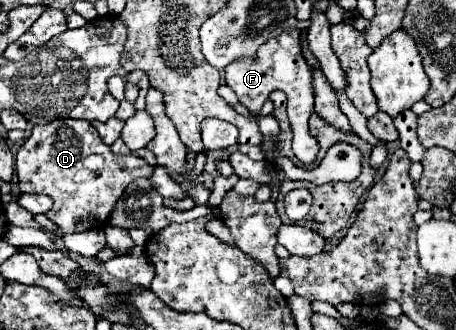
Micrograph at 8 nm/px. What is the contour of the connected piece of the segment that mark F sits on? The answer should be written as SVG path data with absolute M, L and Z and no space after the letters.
M284 29L284 33L280 33L280 37L274 37L272 41L266 41L264 45L260 45L256 59L242 57L242 59L230 63L224 69L224 77L226 77L226 85L238 95L240 103L244 107L248 107L252 115L260 113L266 97L272 91L276 91L276 89L284 91L287 97L287 115L290 117L290 125L294 131L294 141L292 141L294 155L304 163L312 163L316 159L318 145L316 145L316 139L312 139L308 133L308 119L314 113L312 71L306 65L306 59L302 57L300 29Z

